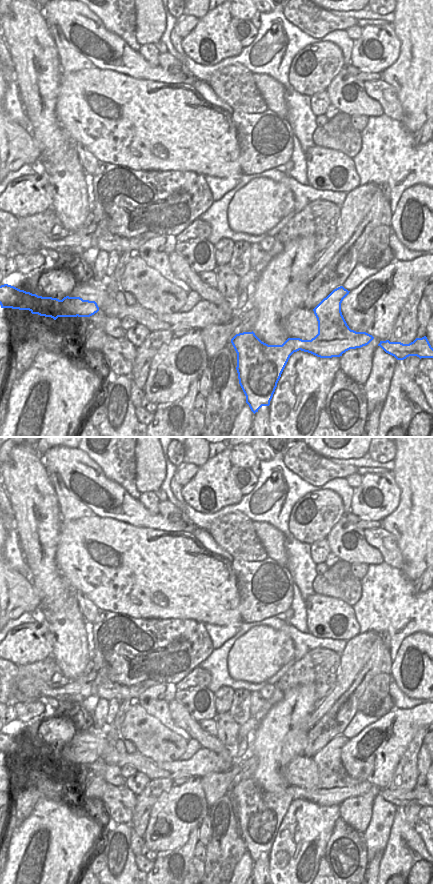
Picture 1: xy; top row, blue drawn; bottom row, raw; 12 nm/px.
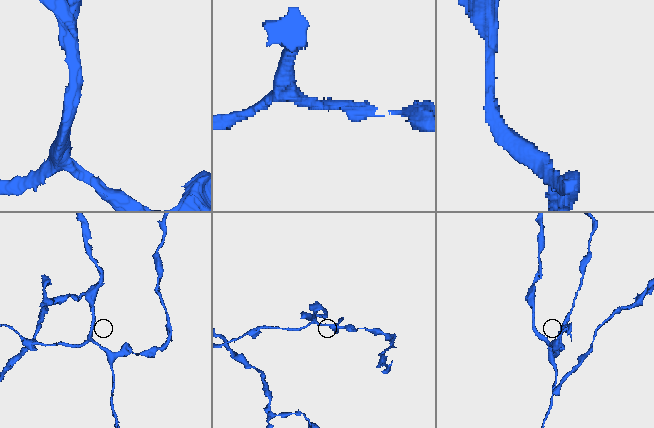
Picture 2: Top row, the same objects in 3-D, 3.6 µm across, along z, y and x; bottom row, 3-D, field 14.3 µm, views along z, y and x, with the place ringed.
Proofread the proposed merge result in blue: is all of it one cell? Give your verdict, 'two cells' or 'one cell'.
two cells

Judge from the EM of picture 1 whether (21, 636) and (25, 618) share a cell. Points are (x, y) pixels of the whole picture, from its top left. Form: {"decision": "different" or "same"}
{"decision": "different"}

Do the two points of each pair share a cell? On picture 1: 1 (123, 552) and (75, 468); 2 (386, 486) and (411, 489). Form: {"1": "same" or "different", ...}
{"1": "different", "2": "different"}

